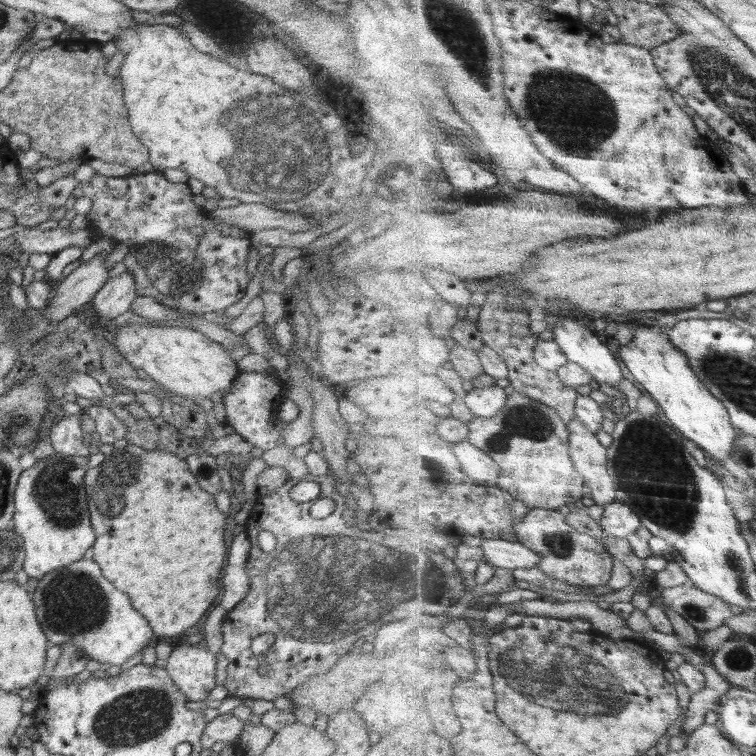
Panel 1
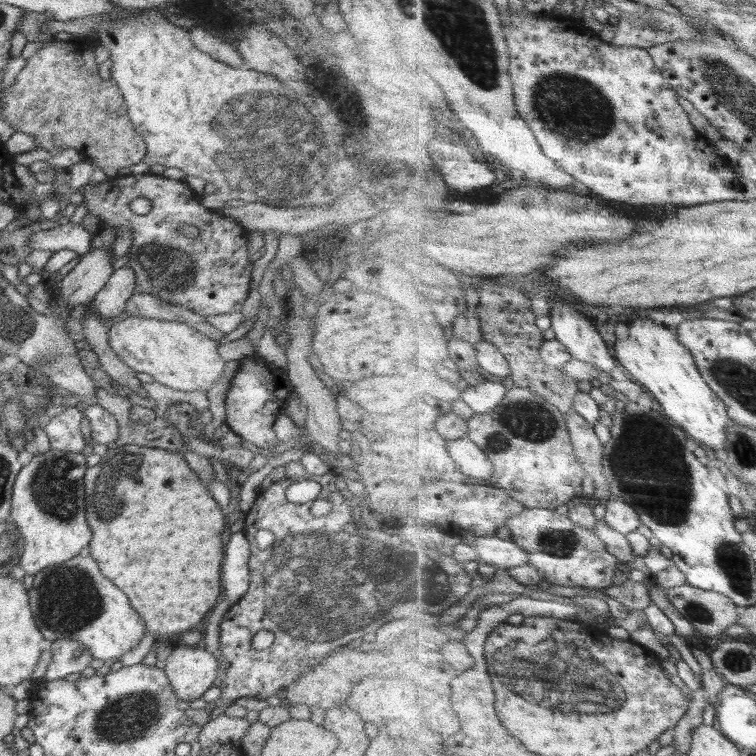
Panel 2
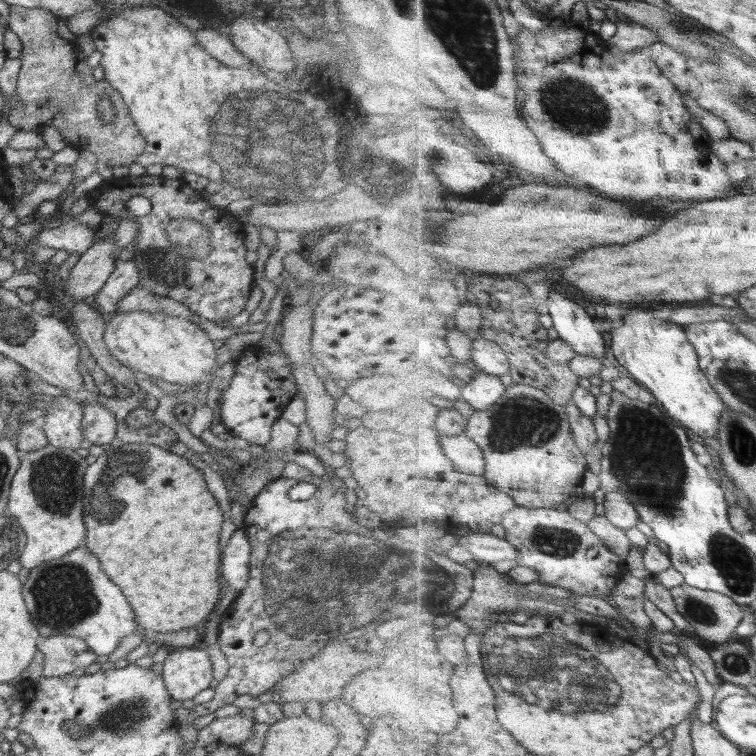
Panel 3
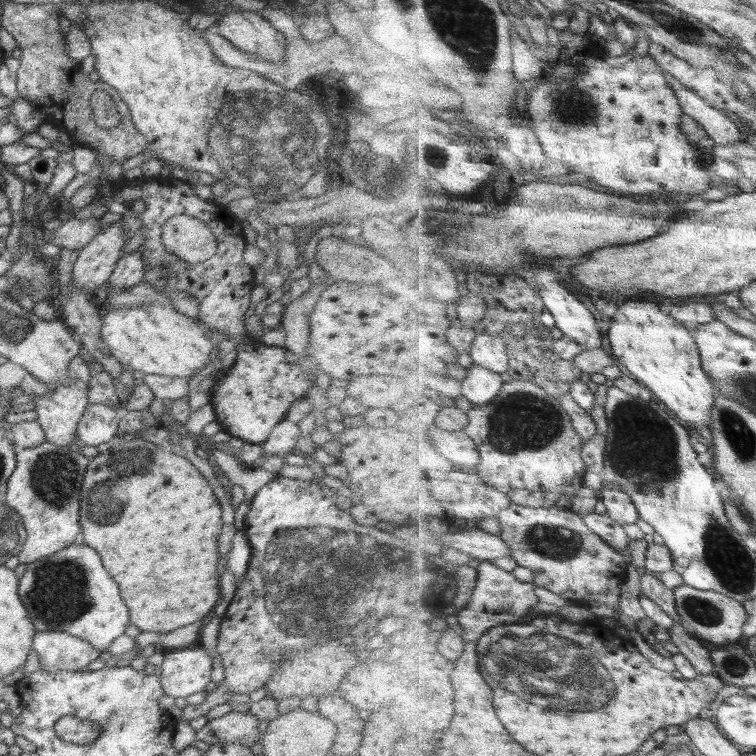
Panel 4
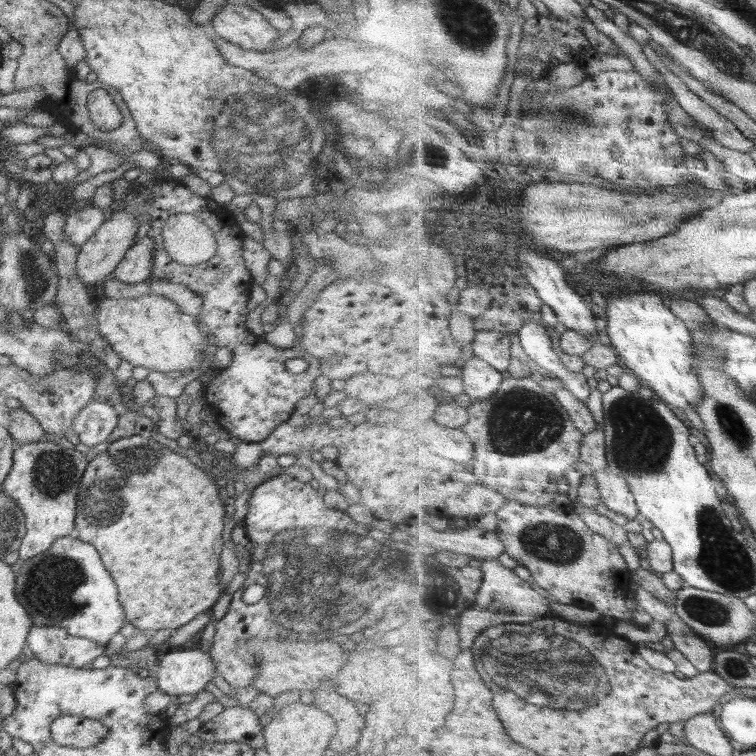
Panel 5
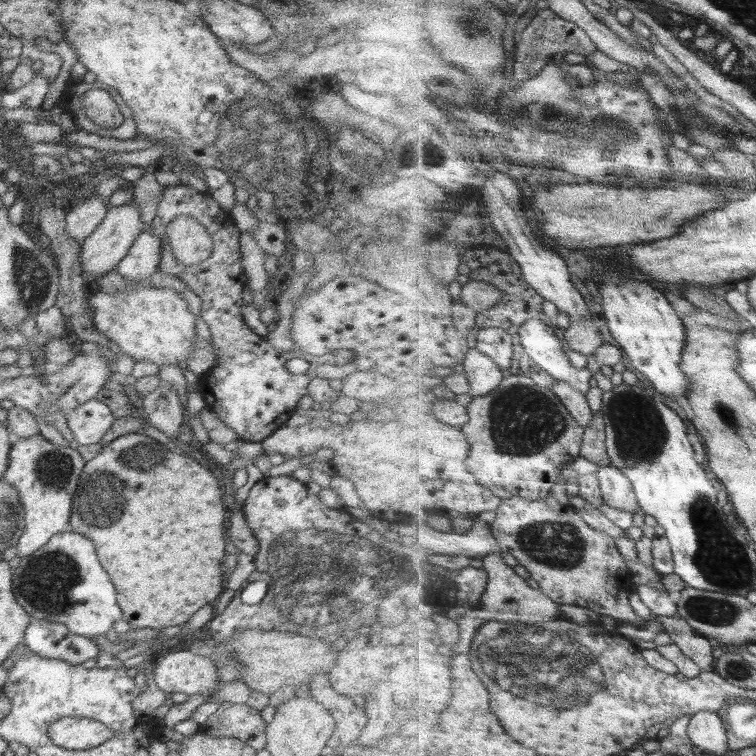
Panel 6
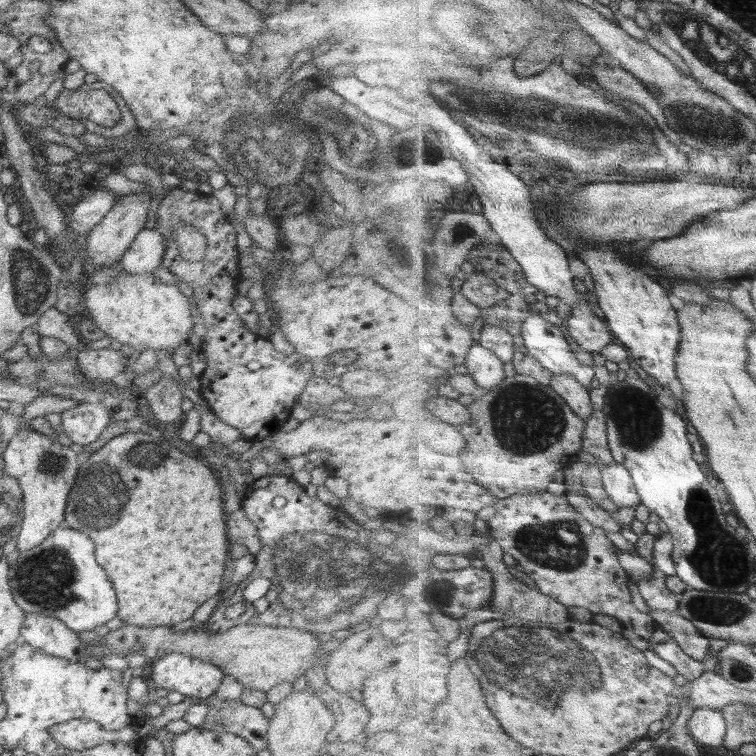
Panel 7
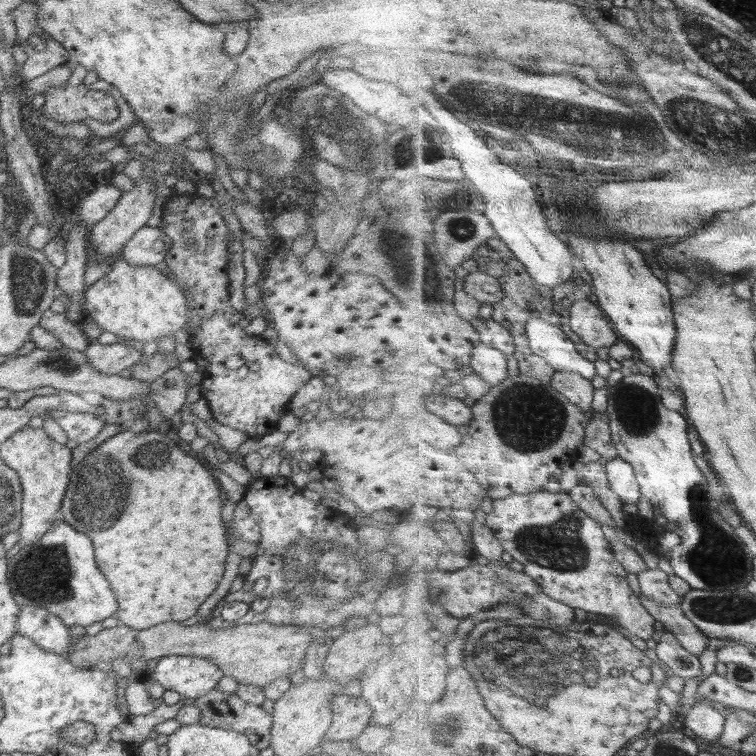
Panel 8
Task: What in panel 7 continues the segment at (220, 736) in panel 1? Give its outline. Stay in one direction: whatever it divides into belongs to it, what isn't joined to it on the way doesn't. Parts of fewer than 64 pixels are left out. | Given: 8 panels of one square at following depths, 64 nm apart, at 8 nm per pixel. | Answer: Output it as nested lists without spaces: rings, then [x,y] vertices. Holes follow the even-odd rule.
[[[214,695],[206,703],[209,711],[201,724],[203,729],[241,736],[257,751],[267,748],[269,718],[259,708]]]

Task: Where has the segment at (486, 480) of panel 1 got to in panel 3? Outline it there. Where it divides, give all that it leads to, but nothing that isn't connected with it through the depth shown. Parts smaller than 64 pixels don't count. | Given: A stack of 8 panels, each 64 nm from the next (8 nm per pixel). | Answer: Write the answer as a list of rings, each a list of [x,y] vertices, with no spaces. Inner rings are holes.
[[[467,433],[458,436],[442,434],[442,446],[445,453],[462,472],[484,477],[487,467],[484,451]]]

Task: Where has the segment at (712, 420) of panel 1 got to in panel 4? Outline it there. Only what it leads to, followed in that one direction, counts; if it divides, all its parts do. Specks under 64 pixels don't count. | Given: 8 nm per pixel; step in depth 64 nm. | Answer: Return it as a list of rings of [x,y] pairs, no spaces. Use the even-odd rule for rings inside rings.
[[[628,300],[620,304],[609,331],[614,358],[648,386],[684,424],[704,424],[711,430],[715,385],[703,368],[701,348],[692,326],[662,312],[656,300]]]

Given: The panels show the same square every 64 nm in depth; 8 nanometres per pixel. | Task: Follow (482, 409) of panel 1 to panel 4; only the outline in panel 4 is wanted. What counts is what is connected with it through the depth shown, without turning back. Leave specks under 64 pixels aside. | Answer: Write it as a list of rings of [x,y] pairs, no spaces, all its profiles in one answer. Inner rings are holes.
[[[473,363],[468,369],[468,376],[463,381],[463,394],[475,405],[489,405],[504,388],[502,373],[484,368],[480,364]]]

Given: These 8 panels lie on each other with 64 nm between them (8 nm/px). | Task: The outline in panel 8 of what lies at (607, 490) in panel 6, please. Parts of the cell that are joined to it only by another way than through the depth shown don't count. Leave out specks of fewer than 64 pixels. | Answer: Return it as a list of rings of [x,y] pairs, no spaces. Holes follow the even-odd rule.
[[[618,457],[606,461],[606,468],[611,480],[611,487],[623,498],[626,504],[638,505],[643,497],[643,492],[634,465]]]

